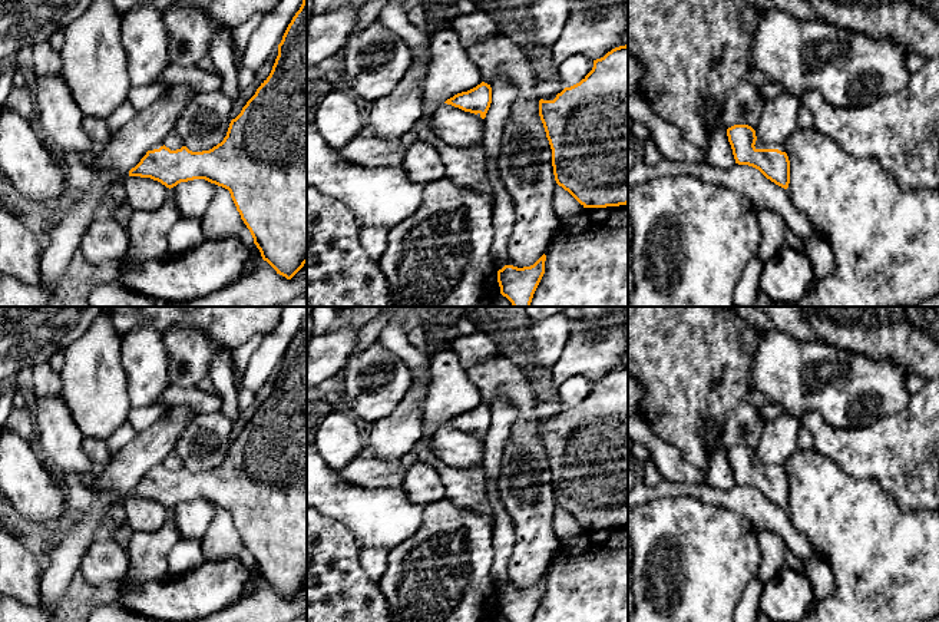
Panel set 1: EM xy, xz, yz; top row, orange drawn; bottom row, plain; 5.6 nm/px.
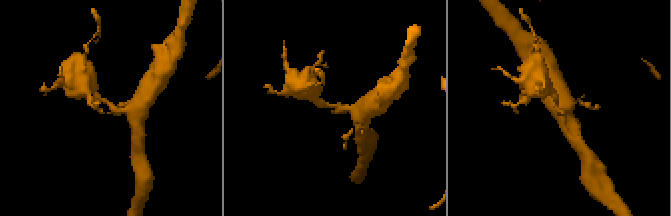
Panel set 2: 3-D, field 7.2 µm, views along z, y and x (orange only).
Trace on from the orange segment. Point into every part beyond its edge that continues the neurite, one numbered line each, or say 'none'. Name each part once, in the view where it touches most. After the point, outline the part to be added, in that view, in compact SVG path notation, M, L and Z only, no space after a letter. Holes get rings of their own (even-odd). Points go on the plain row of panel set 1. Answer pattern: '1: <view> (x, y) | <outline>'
1: yz (759, 466) | M756 461L754 467L756 467L756 470L778 470L781 473L786 473L784 466L778 466L778 464L764 466L764 464L758 463L758 461Z

